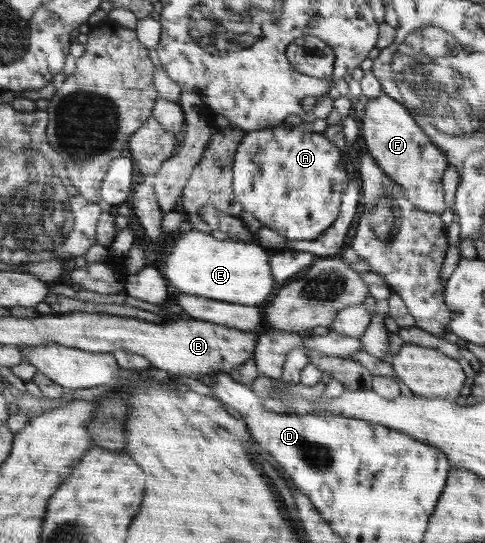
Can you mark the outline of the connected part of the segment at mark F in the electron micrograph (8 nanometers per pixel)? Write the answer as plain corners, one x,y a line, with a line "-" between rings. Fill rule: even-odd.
381,93
378,97
370,98
363,110
365,114
363,122
365,123
360,128
360,135
364,147
368,149
368,154
386,175
389,175
395,183
402,187
408,201
412,202
414,206
427,212
442,214
447,208
447,205
444,204
443,175
444,171
451,167
444,153
422,133
422,129
412,119
410,111
406,109
406,105
402,107
400,102
392,96

